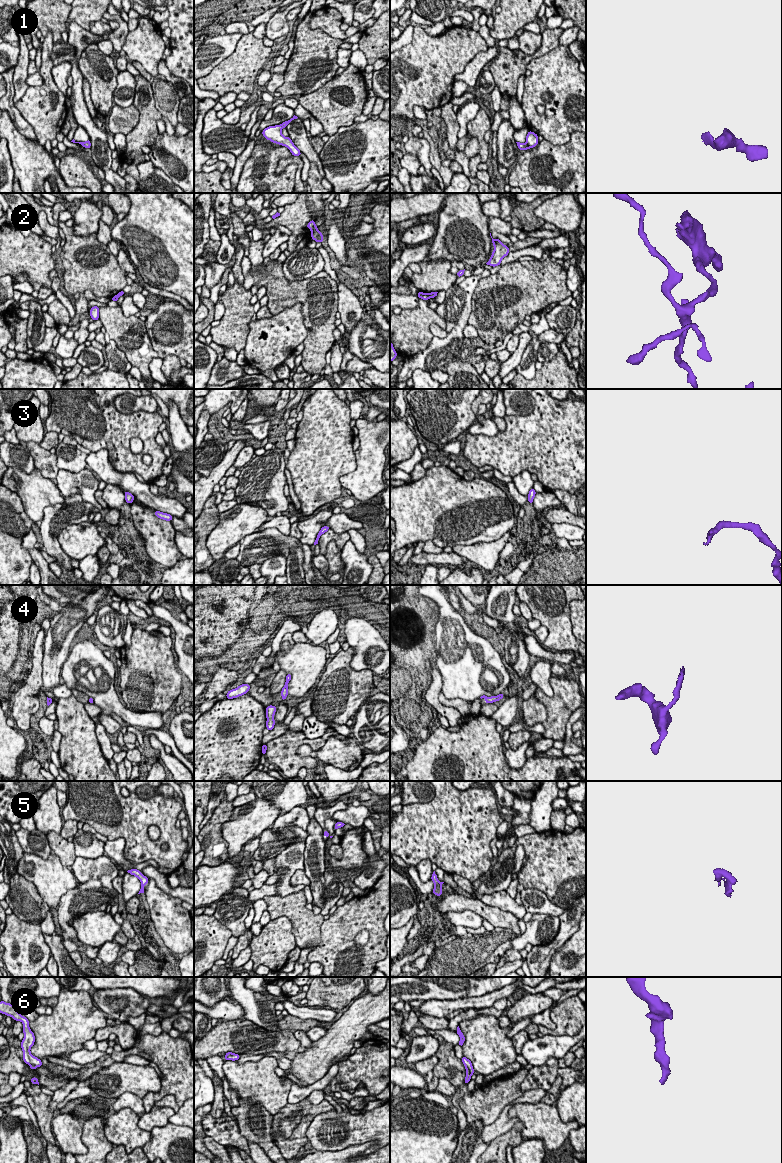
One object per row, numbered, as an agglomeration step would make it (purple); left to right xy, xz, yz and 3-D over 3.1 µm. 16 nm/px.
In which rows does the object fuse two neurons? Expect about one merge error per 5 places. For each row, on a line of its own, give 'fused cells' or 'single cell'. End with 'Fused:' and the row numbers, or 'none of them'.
1: single cell
2: fused cells
3: single cell
4: single cell
5: single cell
6: single cell
Fused: 2

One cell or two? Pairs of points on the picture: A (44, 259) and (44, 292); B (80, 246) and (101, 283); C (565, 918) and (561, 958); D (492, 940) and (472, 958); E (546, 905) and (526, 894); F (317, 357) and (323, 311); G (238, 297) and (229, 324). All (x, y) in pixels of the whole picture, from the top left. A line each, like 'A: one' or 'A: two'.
A: two
B: one
C: two
D: one
E: one
F: one
G: one

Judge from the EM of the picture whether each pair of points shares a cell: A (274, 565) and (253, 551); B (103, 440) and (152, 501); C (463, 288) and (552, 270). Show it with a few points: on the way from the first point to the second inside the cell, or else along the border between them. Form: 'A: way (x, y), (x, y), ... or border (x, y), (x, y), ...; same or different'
A: border (286, 557), (276, 554), (267, 558), (261, 564); different
B: border (109, 457), (110, 463), (118, 471), (132, 472); different
C: border (477, 285), (472, 296), (471, 308); different

